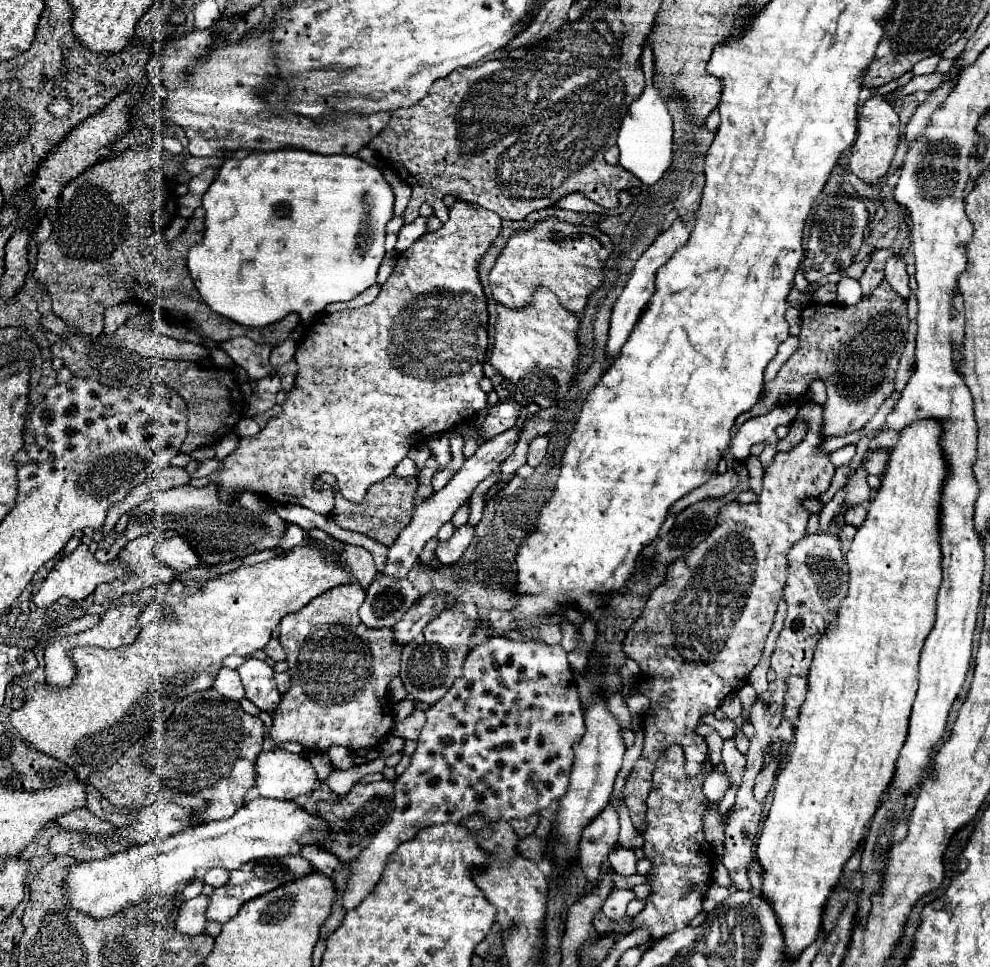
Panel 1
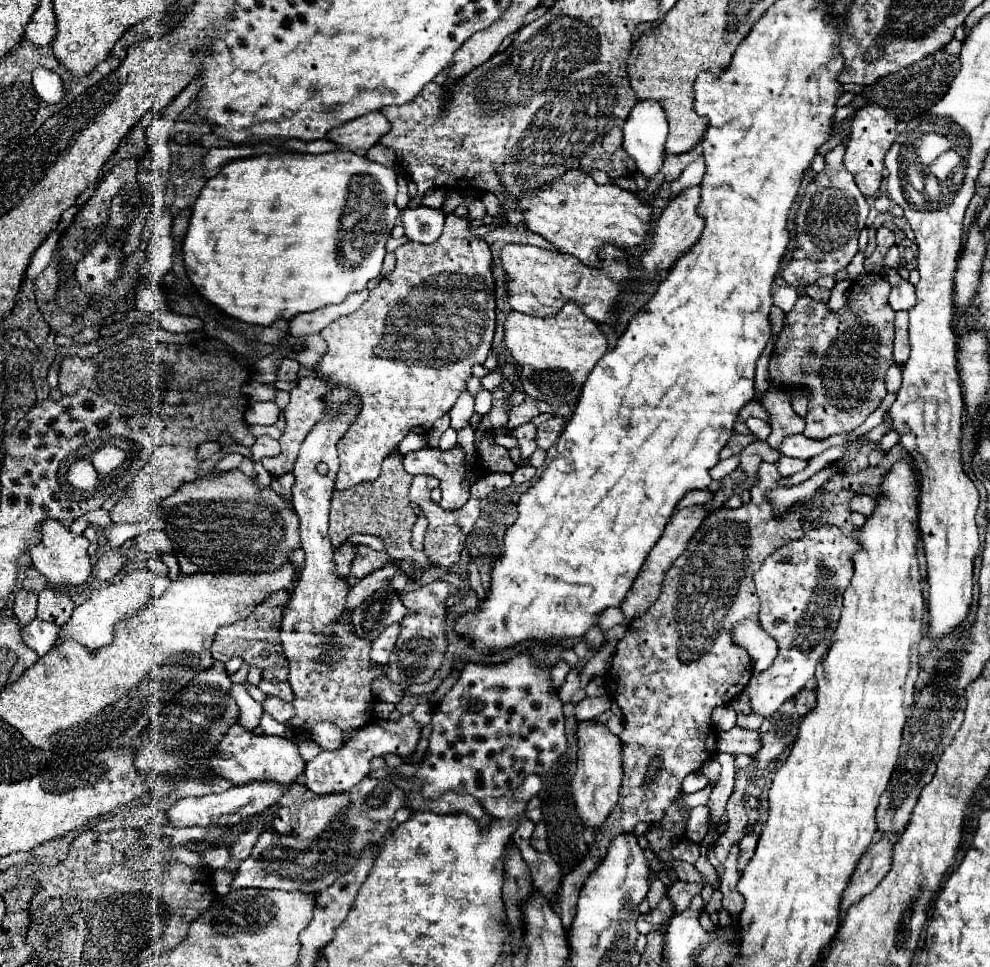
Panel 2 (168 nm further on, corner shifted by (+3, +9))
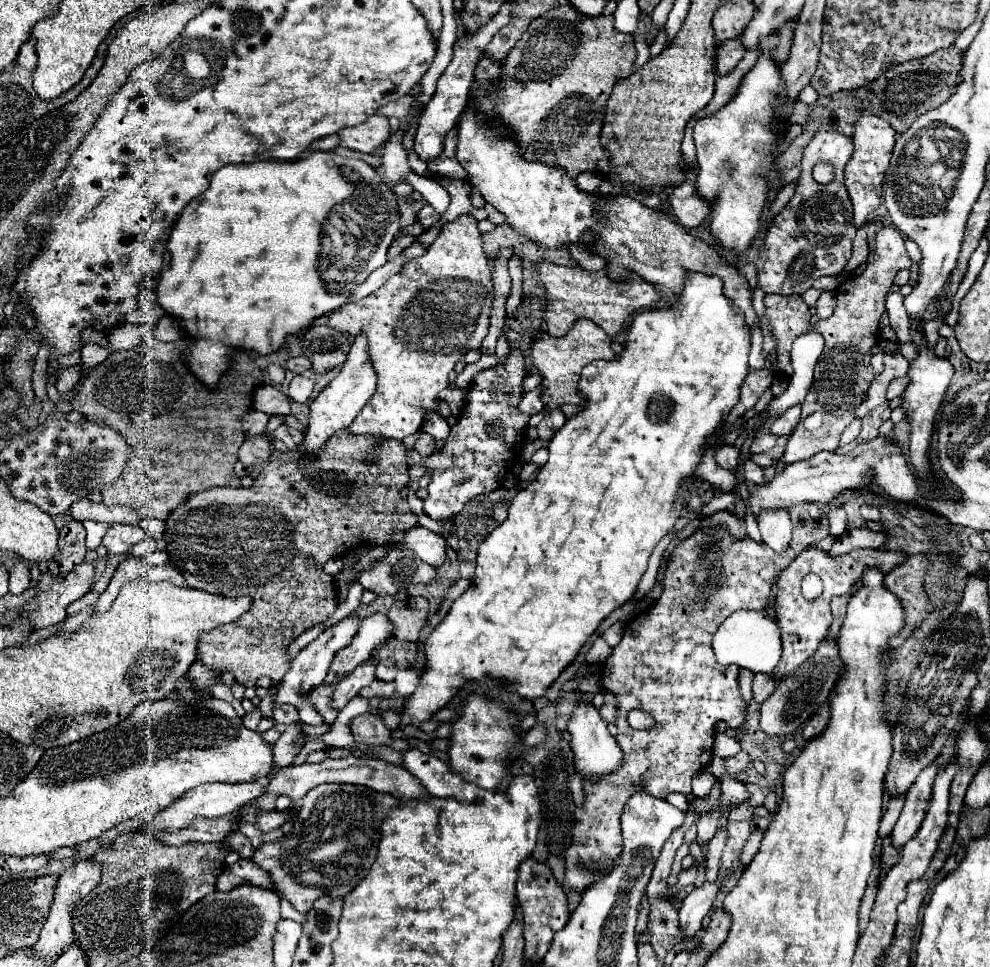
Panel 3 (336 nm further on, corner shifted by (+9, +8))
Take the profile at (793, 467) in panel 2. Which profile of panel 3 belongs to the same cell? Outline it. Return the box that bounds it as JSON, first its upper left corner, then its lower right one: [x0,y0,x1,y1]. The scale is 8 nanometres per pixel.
[744,460,766,484]

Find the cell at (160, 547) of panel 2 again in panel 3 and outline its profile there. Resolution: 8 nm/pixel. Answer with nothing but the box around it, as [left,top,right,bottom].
[102,524,146,554]

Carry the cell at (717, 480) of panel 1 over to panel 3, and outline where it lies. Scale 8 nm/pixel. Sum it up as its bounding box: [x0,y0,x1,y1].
[752,436,786,466]

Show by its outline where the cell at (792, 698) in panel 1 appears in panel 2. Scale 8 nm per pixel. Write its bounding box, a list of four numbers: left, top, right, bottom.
[796,689,816,715]

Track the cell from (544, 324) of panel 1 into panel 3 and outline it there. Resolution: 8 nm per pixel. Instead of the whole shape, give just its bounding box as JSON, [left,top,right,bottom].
[530,318,614,406]

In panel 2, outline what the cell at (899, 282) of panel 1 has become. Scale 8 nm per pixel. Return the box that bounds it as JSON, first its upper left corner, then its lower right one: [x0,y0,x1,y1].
[882,269,916,311]

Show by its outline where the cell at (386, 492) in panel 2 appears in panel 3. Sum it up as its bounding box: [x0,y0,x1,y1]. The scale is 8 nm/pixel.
[166,430,418,686]

